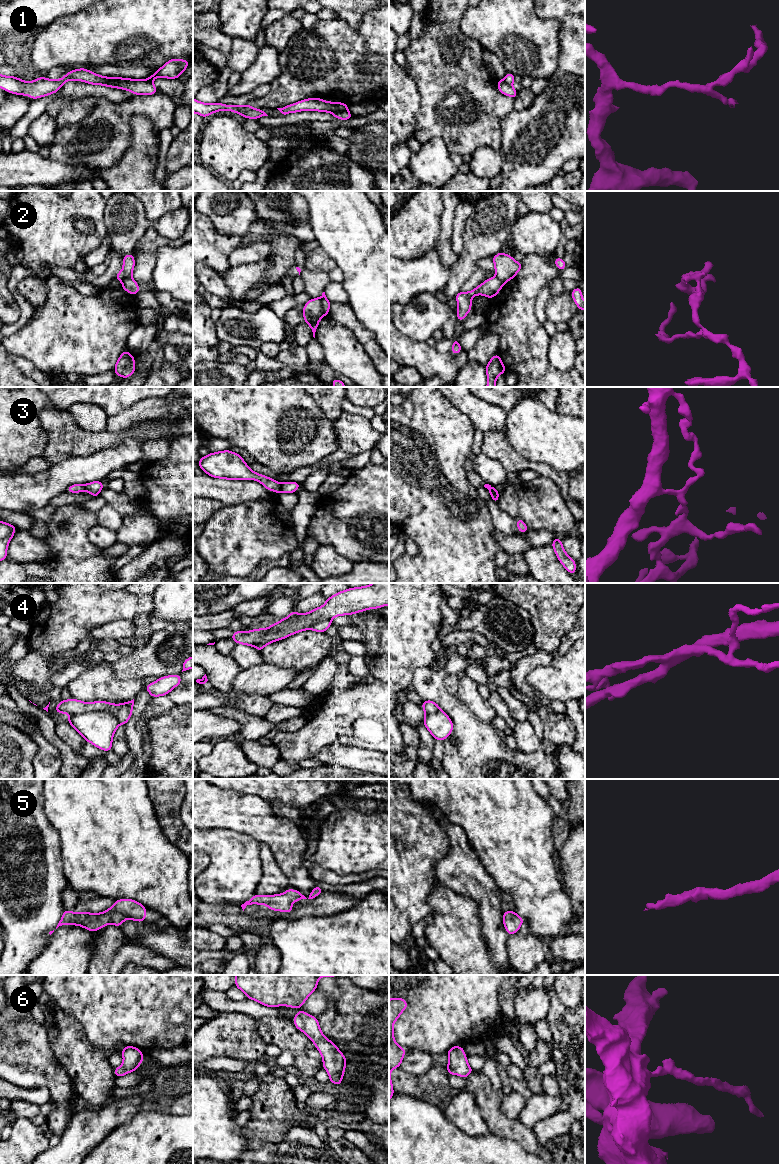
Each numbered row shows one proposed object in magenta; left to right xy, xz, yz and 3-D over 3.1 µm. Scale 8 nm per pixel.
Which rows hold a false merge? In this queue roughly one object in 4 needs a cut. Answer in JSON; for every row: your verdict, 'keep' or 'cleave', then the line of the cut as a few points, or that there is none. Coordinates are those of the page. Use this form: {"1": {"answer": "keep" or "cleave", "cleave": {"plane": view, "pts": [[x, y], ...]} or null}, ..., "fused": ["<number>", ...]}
{"1": {"answer": "cleave", "cleave": {"plane": "xz", "pts": [[347, 109], [334, 114]]}}, "2": {"answer": "cleave", "cleave": {"plane": "xy", "pts": [[130, 277], [122, 281]]}}, "3": {"answer": "cleave", "cleave": {"plane": "xz", "pts": [[280, 484], [281, 492]]}}, "4": {"answer": "cleave", "cleave": {"plane": "xy", "pts": [[72, 714], [110, 711], [120, 722]]}}, "5": {"answer": "keep", "cleave": null}, "6": {"answer": "keep", "cleave": null}, "fused": ["1", "2", "3", "4"]}

